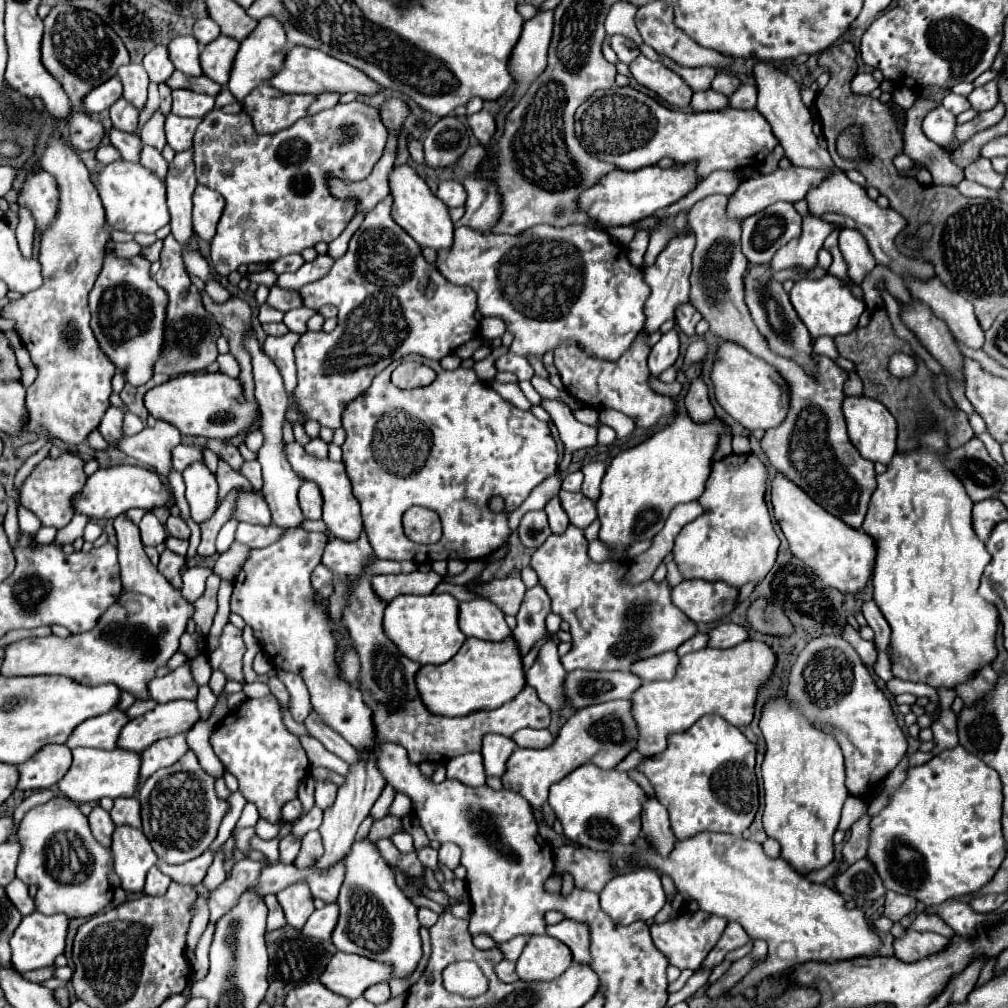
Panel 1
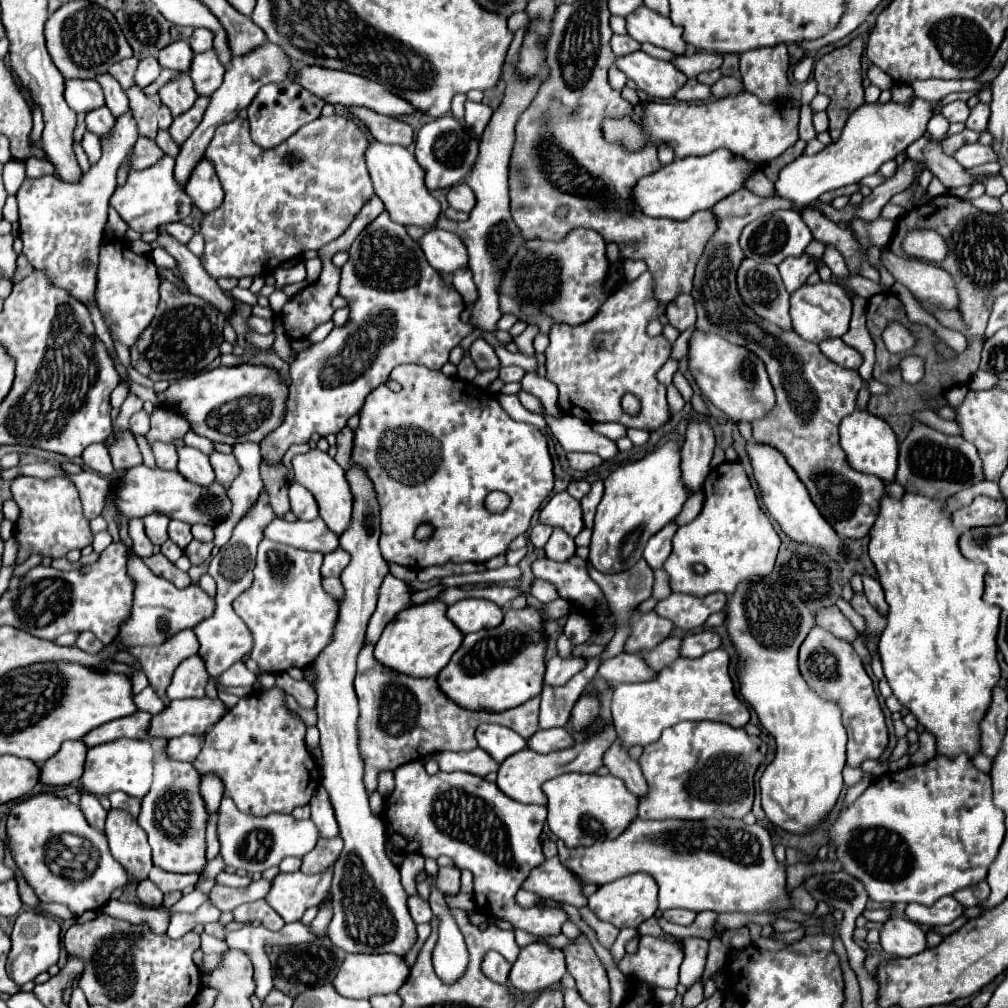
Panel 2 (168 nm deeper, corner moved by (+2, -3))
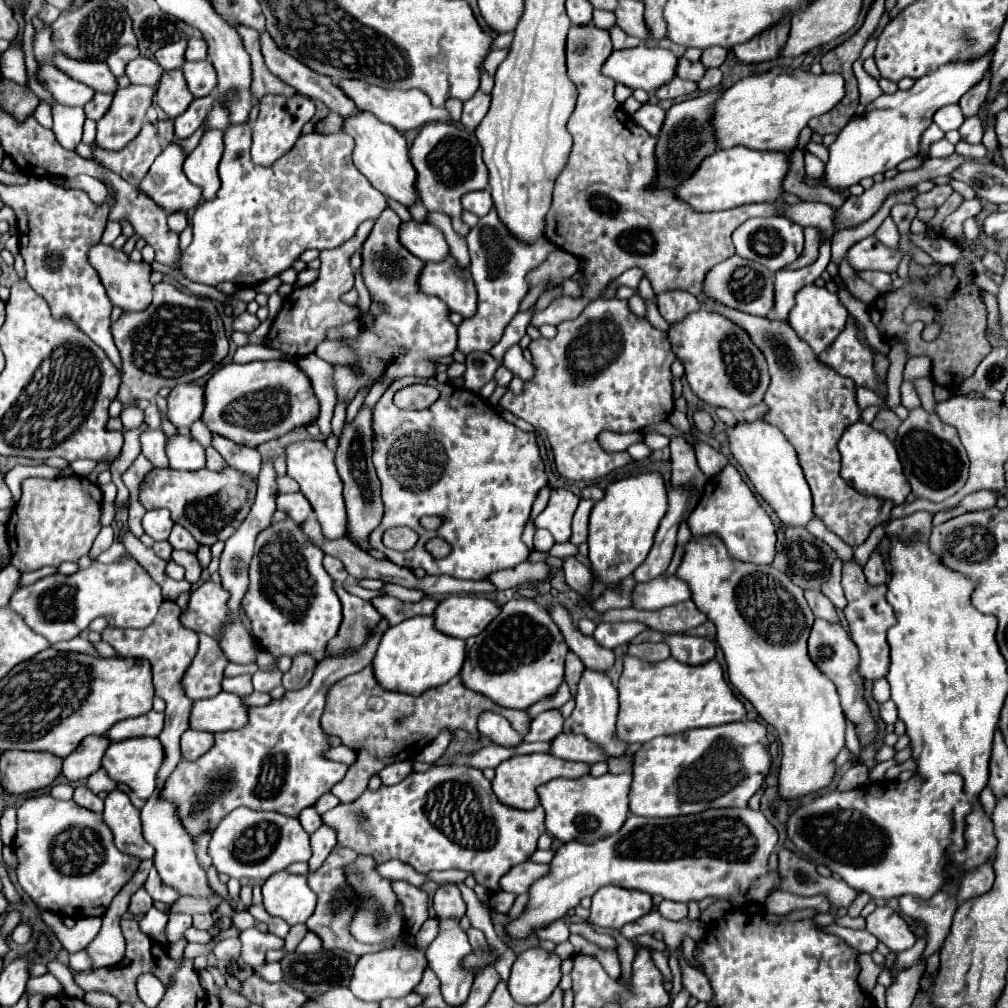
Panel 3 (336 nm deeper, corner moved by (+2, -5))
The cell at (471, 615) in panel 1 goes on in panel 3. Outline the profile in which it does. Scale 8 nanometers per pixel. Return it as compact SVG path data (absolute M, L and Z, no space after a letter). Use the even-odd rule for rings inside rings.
M451 595L433 613L439 631L461 639L481 633L497 615L499 605L481 595Z

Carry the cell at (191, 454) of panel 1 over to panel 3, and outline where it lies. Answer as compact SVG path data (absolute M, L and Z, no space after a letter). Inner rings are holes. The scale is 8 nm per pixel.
M143 431L141 433L141 453L153 463L153 467L165 469L167 455L165 455L167 437L163 431Z

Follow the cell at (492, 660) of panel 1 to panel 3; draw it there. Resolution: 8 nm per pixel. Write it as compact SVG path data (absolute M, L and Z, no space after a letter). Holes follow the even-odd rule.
M511 599L501 607L501 613L487 625L487 629L475 637L467 639L469 653L465 657L463 669L461 669L461 681L465 687L471 691L477 691L493 703L501 707L511 707L511 709L527 709L539 699L553 695L563 679L563 661L567 653L567 645L563 641L563 635L559 627L553 623L549 611L535 603L533 599Z

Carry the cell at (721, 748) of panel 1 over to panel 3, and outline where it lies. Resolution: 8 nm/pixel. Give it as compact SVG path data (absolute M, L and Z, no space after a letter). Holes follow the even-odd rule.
M743 719L739 723L701 727L677 735L655 737L635 753L629 809L633 815L641 817L677 817L677 815L693 815L697 811L707 811L707 809L747 807L751 795L761 789L763 779L769 773L769 767L771 767L771 755L769 755L767 729L757 721Z

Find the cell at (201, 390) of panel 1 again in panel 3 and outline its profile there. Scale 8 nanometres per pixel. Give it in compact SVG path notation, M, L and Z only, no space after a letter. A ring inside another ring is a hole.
M253 361L247 365L229 363L217 369L205 383L205 409L201 421L215 435L225 435L245 447L257 447L265 441L313 423L319 413L317 397L309 379L293 361Z

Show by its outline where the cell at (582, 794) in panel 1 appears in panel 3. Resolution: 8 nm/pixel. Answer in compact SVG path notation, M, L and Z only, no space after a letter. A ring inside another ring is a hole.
M605 773L601 777L585 775L579 779L553 779L537 787L541 805L545 809L545 827L551 837L557 837L561 843L579 841L593 843L605 839L621 829L629 815L629 789L631 773Z

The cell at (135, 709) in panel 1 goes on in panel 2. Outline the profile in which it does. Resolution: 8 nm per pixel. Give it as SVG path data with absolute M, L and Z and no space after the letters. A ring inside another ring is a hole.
M145 687L139 695L135 695L135 705L139 709L143 709L143 711L153 713L153 715L157 715L157 713L161 713L165 709L163 701L157 697L157 693L151 687Z

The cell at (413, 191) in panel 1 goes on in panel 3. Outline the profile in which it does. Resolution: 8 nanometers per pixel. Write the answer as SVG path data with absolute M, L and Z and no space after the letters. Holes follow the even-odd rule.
M361 111L351 119L345 119L343 131L349 133L355 139L355 149L353 149L353 163L355 167L371 181L375 189L379 189L385 197L399 201L403 207L411 207L417 201L417 171L411 165L409 159L409 147L405 137L391 125L381 123L375 119L375 115Z

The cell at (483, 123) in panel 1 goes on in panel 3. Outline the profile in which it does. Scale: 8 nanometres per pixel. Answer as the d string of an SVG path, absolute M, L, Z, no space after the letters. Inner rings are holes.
M477 91L469 101L463 103L461 123L463 123L467 129L475 131L475 129L477 129L477 123L481 123L481 119L485 117L485 113L487 113L487 109L489 109L489 101L491 101L489 95Z

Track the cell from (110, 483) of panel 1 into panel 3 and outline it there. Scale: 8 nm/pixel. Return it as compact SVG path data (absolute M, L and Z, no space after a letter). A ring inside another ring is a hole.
M225 467L221 473L209 469L201 471L175 471L175 469L151 469L151 483L141 483L139 499L149 509L169 509L171 519L185 527L199 543L213 545L215 541L227 541L227 537L247 517L257 485L247 475Z

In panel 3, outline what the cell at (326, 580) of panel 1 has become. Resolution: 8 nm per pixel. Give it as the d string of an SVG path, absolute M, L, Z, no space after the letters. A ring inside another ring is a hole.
M341 585L335 587L335 593L343 605L343 621L337 635L327 645L327 655L361 647L367 635L371 633L371 627L375 627L381 619L371 601L363 601L351 595Z

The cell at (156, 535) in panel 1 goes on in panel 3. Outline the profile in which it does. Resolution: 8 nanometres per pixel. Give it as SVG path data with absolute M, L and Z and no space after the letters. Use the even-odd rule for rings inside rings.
M165 509L147 511L143 517L143 529L153 541L165 541L171 533L171 527L173 527L171 515Z

